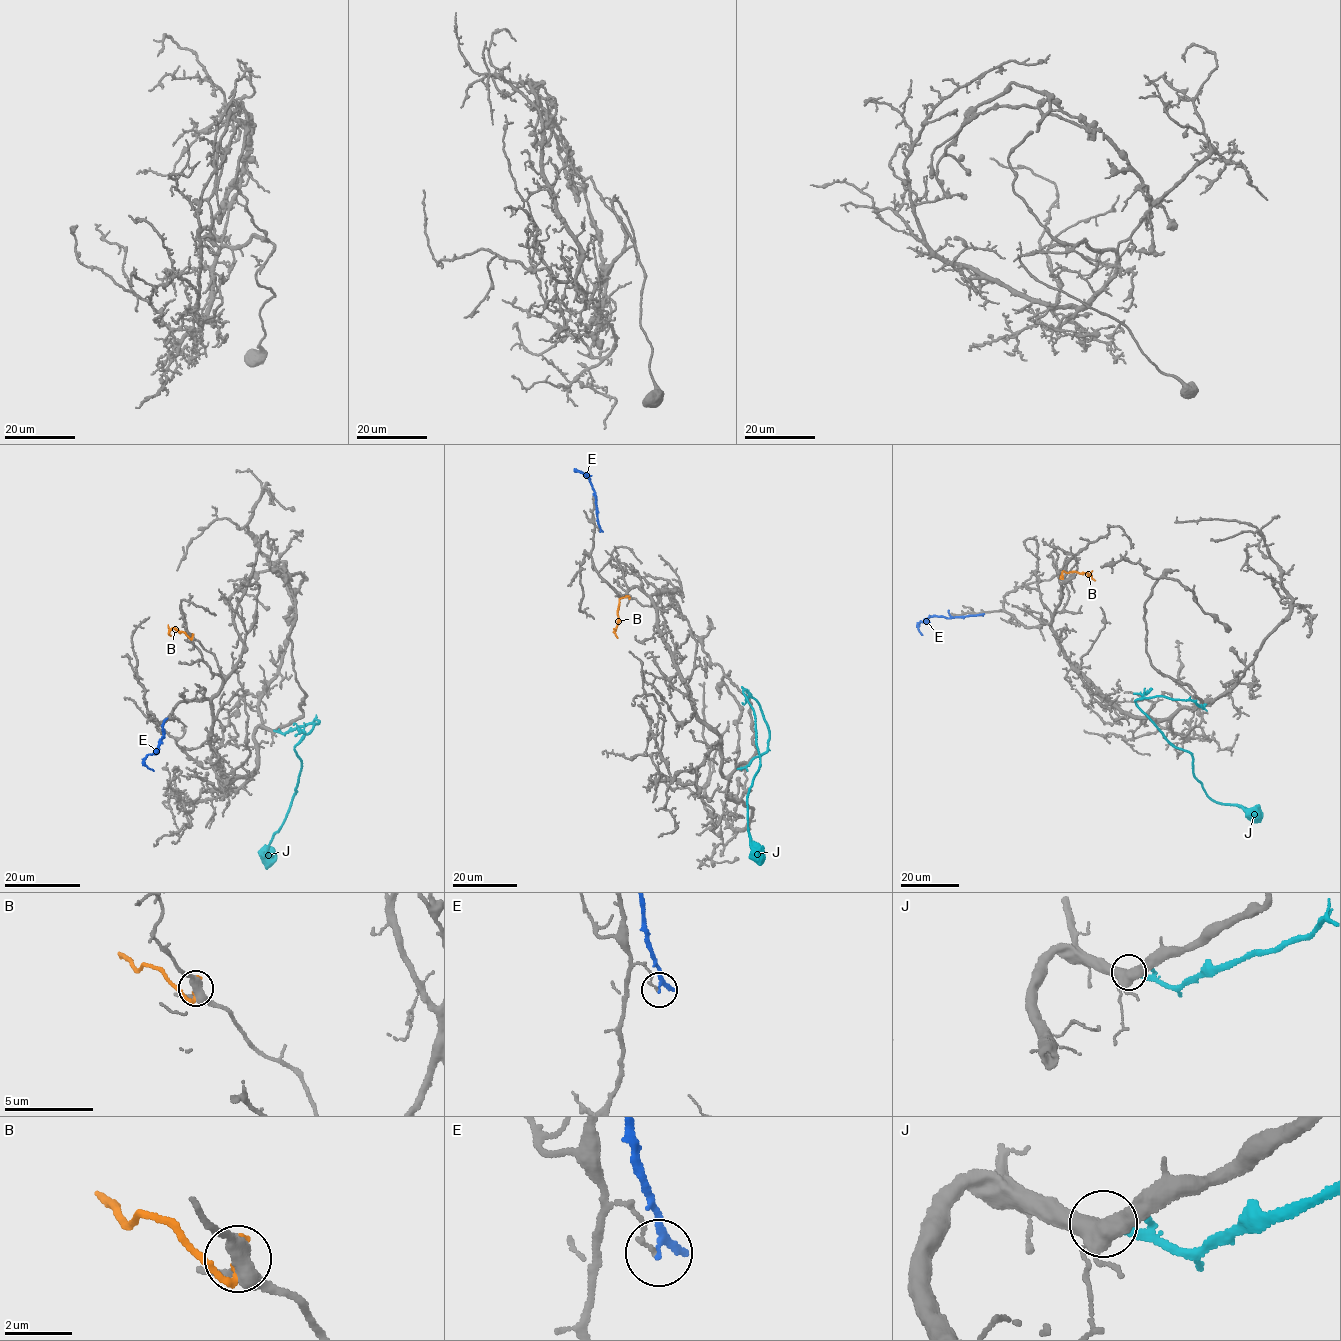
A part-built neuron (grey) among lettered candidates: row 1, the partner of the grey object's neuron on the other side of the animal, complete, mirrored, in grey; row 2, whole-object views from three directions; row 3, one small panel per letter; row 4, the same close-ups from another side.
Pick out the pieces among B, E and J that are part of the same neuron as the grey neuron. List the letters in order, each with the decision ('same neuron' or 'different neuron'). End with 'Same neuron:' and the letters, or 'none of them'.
B: different neuron
E: different neuron
J: same neuron
Same neuron: J

